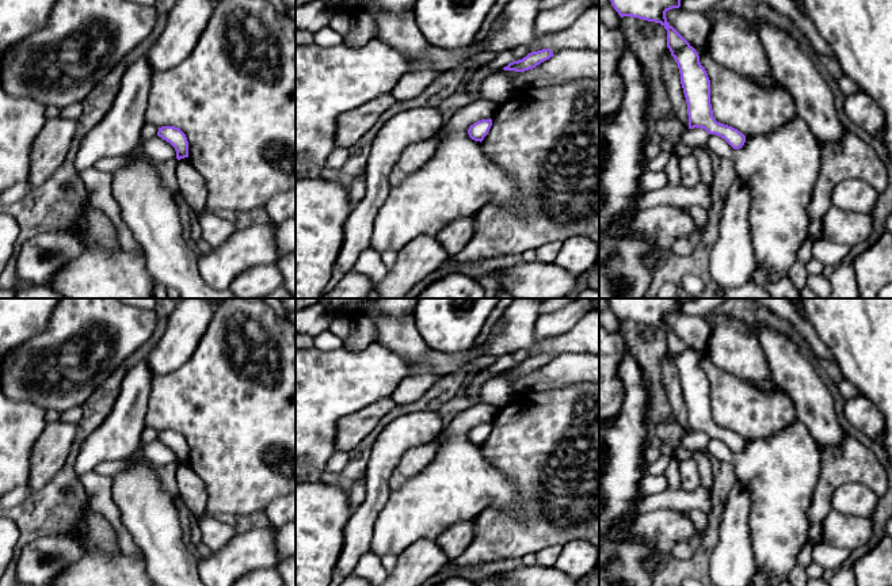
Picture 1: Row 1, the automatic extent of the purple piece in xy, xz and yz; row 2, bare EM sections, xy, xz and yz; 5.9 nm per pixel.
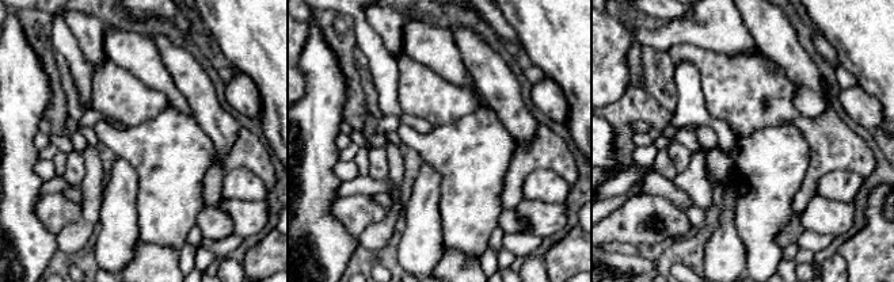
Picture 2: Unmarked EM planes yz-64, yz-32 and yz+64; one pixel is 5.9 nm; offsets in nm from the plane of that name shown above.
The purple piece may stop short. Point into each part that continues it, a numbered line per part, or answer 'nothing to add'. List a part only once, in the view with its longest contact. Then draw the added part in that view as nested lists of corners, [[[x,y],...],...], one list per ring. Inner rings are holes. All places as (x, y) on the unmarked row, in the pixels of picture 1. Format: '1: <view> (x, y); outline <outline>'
nothing to add

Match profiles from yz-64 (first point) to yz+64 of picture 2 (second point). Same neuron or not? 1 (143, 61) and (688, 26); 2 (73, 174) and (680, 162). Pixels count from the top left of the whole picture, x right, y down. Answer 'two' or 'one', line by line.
1: one
2: one

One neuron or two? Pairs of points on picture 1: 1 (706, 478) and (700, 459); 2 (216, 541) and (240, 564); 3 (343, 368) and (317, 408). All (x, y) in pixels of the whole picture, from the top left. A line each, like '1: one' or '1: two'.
1: one
2: two
3: one

